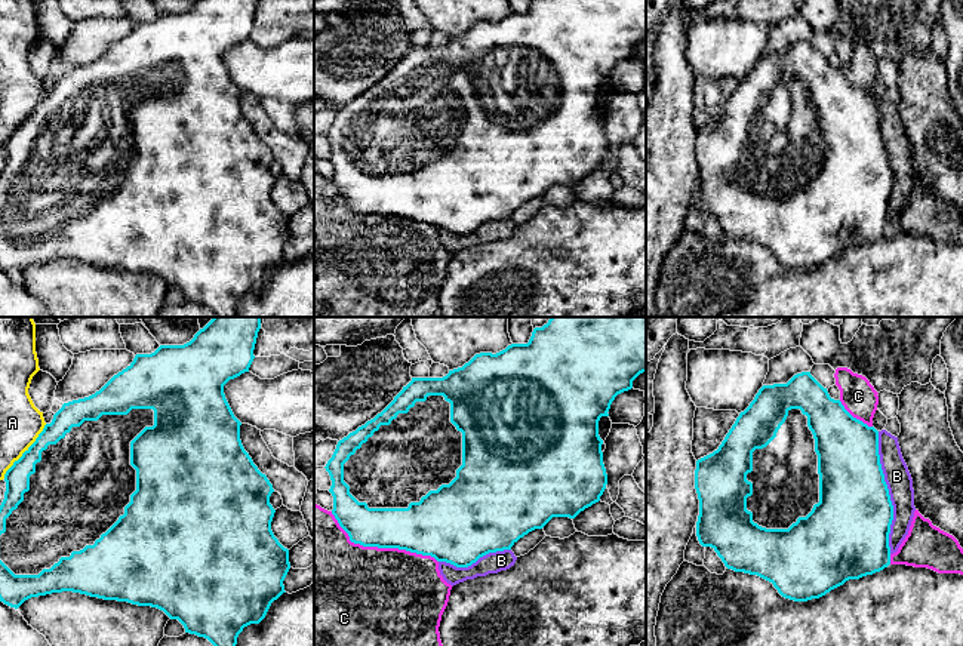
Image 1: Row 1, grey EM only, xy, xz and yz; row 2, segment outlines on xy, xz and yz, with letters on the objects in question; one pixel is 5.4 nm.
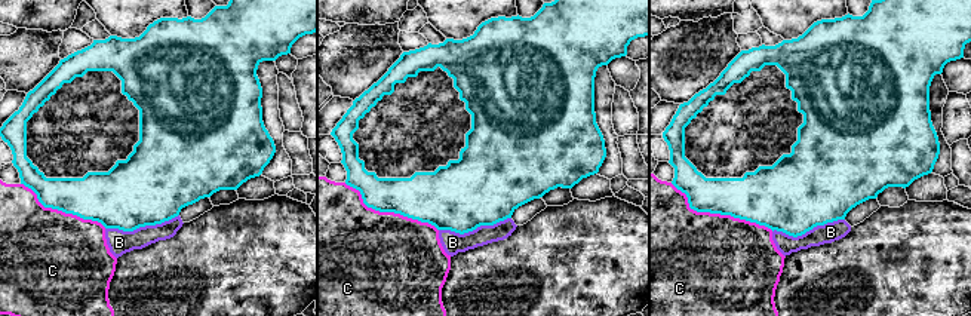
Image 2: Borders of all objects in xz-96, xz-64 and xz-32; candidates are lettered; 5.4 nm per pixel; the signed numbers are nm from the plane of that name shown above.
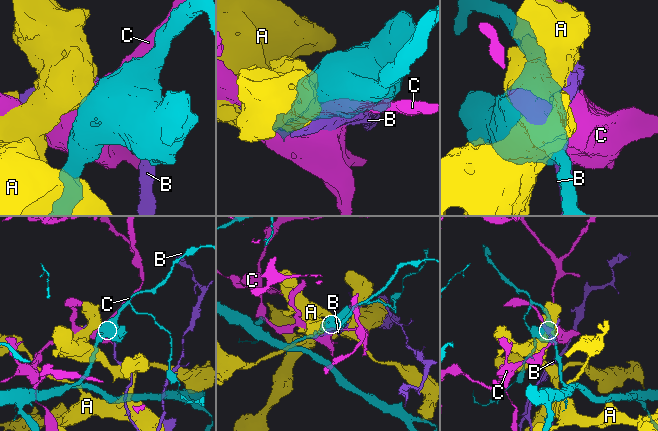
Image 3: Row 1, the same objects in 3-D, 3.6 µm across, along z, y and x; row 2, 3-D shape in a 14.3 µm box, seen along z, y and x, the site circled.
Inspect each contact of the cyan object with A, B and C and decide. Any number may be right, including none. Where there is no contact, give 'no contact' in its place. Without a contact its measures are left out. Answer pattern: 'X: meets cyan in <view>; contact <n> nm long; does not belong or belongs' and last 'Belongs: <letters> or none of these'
A: meets cyan in xy; contact 380 nm long; does not belong
B: meets cyan in yz; contact 650 nm long; does not belong
C: meets cyan in xz; contact 650 nm long; does not belong
Belongs: none of these

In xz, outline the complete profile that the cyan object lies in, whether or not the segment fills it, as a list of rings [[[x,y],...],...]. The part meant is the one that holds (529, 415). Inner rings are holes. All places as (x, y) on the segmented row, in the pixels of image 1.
[[[551,317],[547,324],[533,329],[527,344],[511,344],[496,354],[476,354],[462,367],[449,370],[443,378],[412,378],[381,413],[338,442],[324,467],[332,480],[329,489],[333,496],[332,514],[354,544],[406,550],[456,567],[468,567],[489,553],[511,550],[520,538],[542,529],[553,517],[575,519],[600,501],[607,474],[599,421],[609,416],[615,397],[631,390],[633,381],[643,372],[646,372],[646,317]]]

